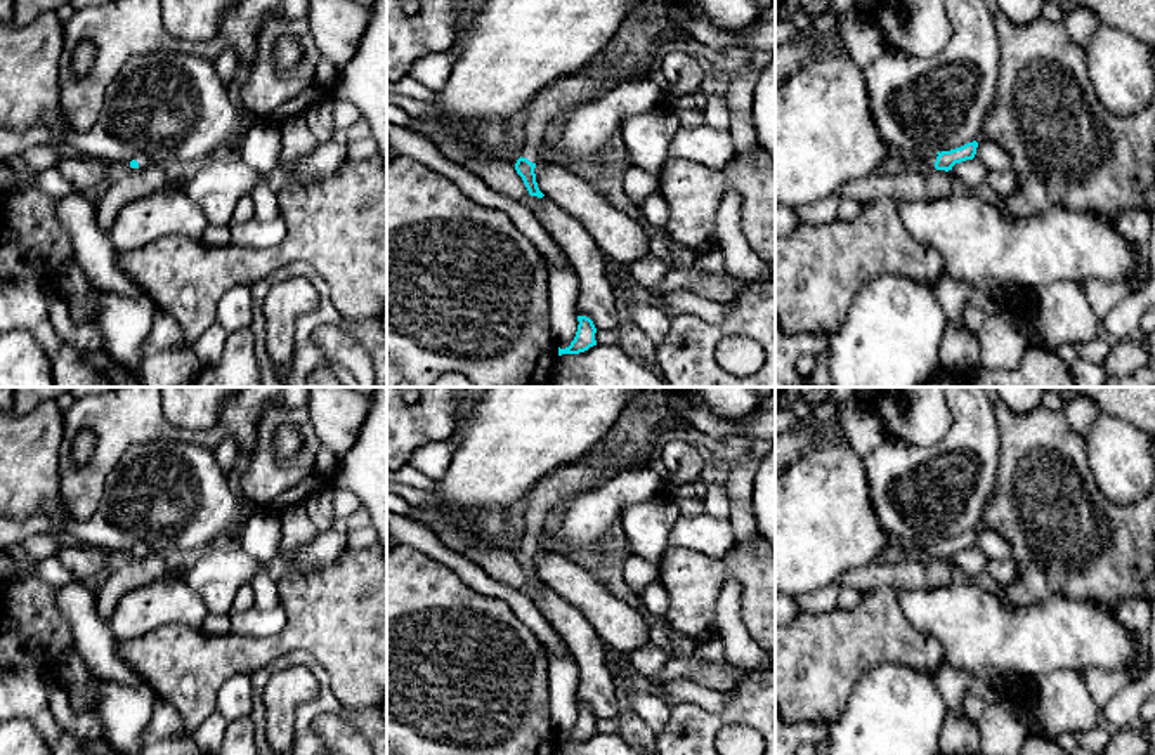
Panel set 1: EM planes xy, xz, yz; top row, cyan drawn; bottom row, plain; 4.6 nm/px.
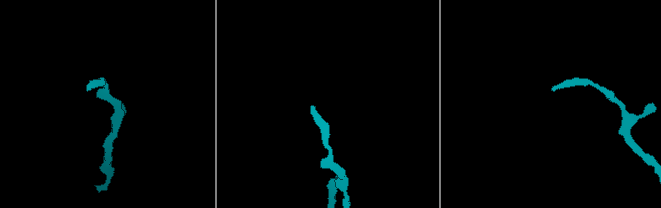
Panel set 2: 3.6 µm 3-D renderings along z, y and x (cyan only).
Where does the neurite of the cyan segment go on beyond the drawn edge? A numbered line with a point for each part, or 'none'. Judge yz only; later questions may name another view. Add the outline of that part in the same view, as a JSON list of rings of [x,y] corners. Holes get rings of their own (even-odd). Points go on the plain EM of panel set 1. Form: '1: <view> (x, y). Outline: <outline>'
1: yz (926, 551). Outline: [[[886,533],[886,548],[898,548],[905,554],[905,559],[919,557],[919,559],[933,559],[936,550],[936,542],[930,542],[926,545],[914,545],[900,540],[895,535]]]

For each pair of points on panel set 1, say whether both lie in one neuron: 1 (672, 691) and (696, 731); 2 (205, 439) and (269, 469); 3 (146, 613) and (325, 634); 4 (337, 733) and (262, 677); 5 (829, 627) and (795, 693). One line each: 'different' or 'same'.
1: different
2: different
3: different
4: different
5: same

